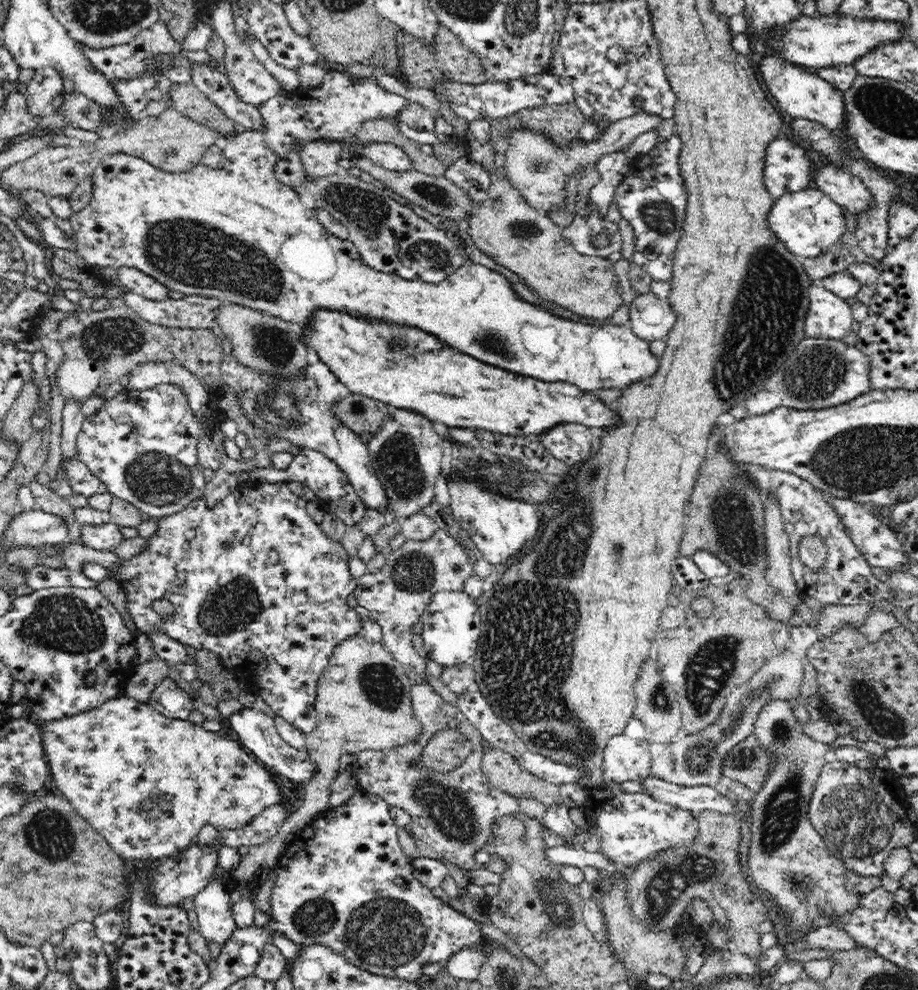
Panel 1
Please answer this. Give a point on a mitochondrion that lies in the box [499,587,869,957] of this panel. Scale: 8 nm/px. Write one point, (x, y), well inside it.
(780, 817)

